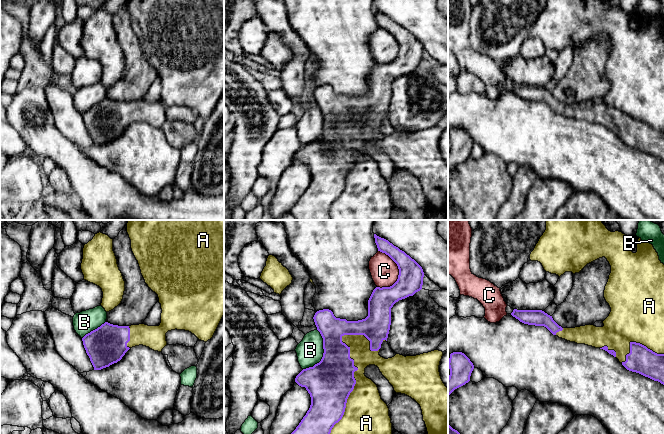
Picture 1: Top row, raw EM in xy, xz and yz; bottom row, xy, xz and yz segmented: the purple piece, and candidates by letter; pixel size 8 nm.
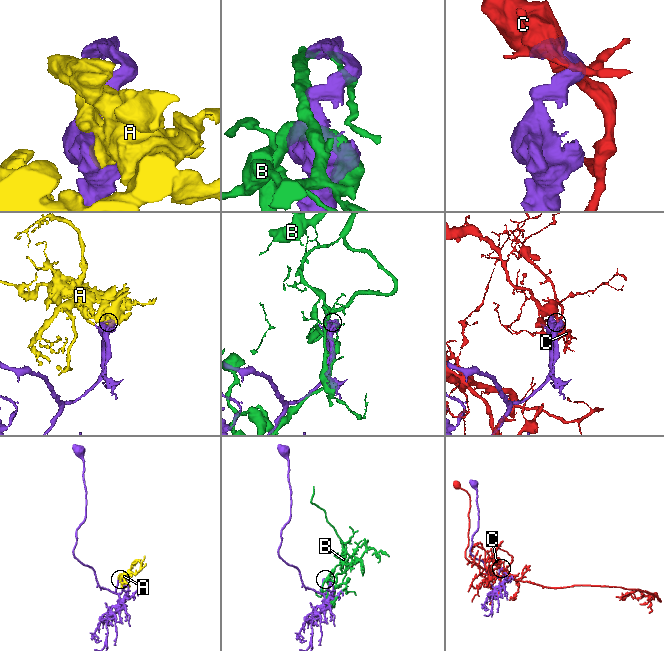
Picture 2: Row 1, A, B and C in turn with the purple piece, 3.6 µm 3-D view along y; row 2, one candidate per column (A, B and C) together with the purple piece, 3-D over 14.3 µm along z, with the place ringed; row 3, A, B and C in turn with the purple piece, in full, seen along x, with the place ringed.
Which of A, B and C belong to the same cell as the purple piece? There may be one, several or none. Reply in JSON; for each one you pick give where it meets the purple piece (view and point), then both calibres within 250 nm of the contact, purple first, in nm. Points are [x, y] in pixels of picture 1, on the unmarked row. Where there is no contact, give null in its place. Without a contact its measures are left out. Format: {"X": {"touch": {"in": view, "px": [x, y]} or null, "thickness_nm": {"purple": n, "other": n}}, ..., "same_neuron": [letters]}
{"A": {"touch": {"in": "xz", "px": [355, 156]}, "thickness_nm": {"purple": 360, "other": 320}}, "same_neuron": ["A"]}

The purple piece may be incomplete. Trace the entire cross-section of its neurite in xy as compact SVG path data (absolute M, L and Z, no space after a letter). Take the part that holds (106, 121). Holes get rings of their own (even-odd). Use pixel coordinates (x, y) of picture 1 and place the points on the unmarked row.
M127 0L127 9L145 59L158 71L162 85L161 99L159 102L118 102L105 98L86 110L82 117L94 146L117 139L135 122L143 121L161 128L167 121L166 109L175 105L189 107L207 118L224 92L224 0Z

